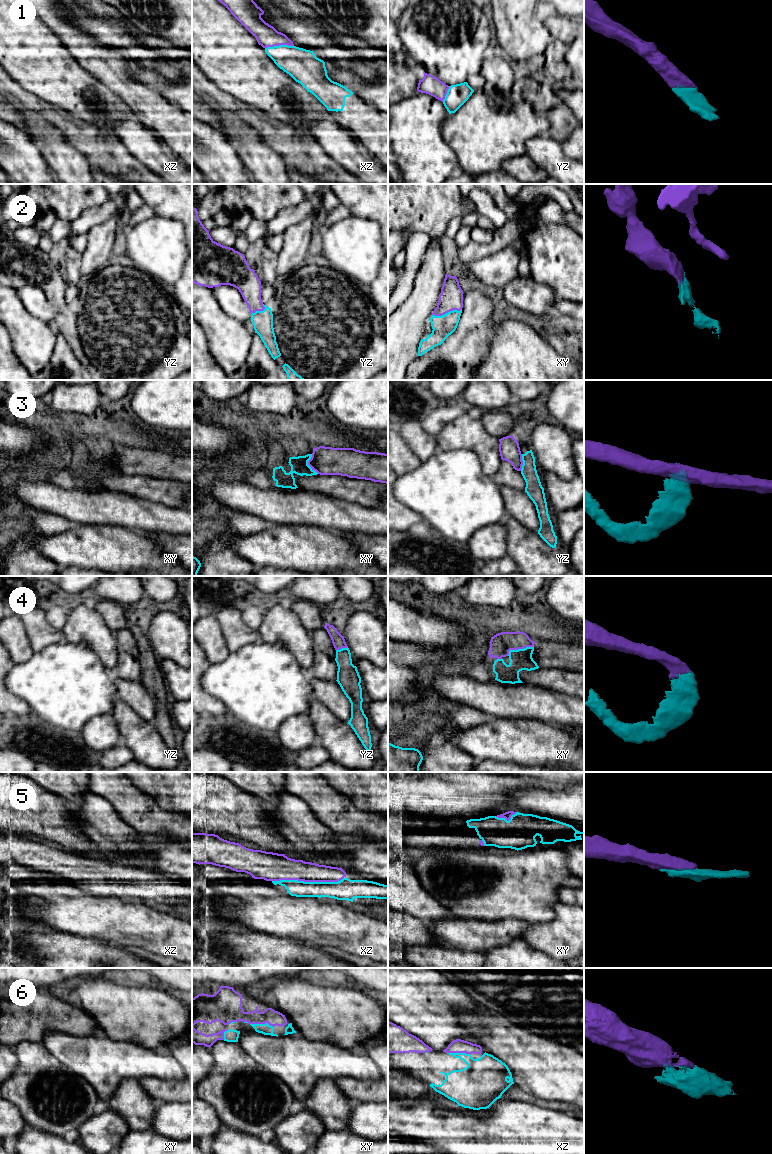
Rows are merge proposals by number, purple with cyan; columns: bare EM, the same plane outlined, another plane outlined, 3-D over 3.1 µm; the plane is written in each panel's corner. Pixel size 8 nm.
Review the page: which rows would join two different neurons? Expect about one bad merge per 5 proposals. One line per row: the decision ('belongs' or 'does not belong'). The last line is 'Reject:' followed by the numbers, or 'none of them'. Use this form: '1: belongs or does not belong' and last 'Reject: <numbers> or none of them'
1: belongs
2: belongs
3: does not belong
4: belongs
5: belongs
6: belongs
Reject: 3

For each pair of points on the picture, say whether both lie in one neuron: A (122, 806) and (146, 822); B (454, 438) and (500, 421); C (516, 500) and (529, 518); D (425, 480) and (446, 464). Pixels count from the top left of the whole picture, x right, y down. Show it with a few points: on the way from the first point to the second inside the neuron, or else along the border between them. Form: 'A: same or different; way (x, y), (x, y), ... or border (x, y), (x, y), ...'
A: same; way (128, 806), (131, 806), (141, 816)
B: different; border (477, 416), (481, 420), (483, 427), (498, 439)
C: same; way (517, 504), (526, 514)
D: same; way (430, 480), (441, 469)

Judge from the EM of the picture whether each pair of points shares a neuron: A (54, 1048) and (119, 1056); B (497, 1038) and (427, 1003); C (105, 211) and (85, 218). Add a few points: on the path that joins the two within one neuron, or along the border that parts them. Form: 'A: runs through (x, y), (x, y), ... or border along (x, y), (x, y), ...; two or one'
A: runs through (70, 1050), (77, 1050), (86, 1056), (103, 1056); one
B: border along (456, 1010), (456, 1020), (471, 1036); two
C: runs through (100, 213), (90, 217); one

